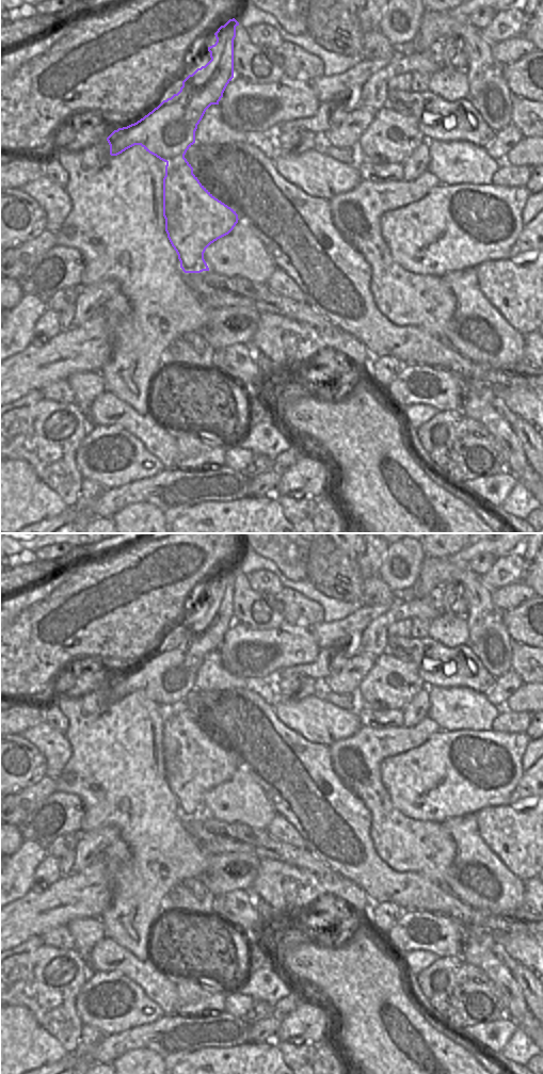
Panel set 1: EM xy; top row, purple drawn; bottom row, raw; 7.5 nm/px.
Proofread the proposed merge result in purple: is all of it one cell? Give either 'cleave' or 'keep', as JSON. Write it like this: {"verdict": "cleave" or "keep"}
{"verdict": "cleave"}

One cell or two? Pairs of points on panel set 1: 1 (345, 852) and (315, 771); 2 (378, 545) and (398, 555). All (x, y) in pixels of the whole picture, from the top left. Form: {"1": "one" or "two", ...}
{"1": "one", "2": "two"}

